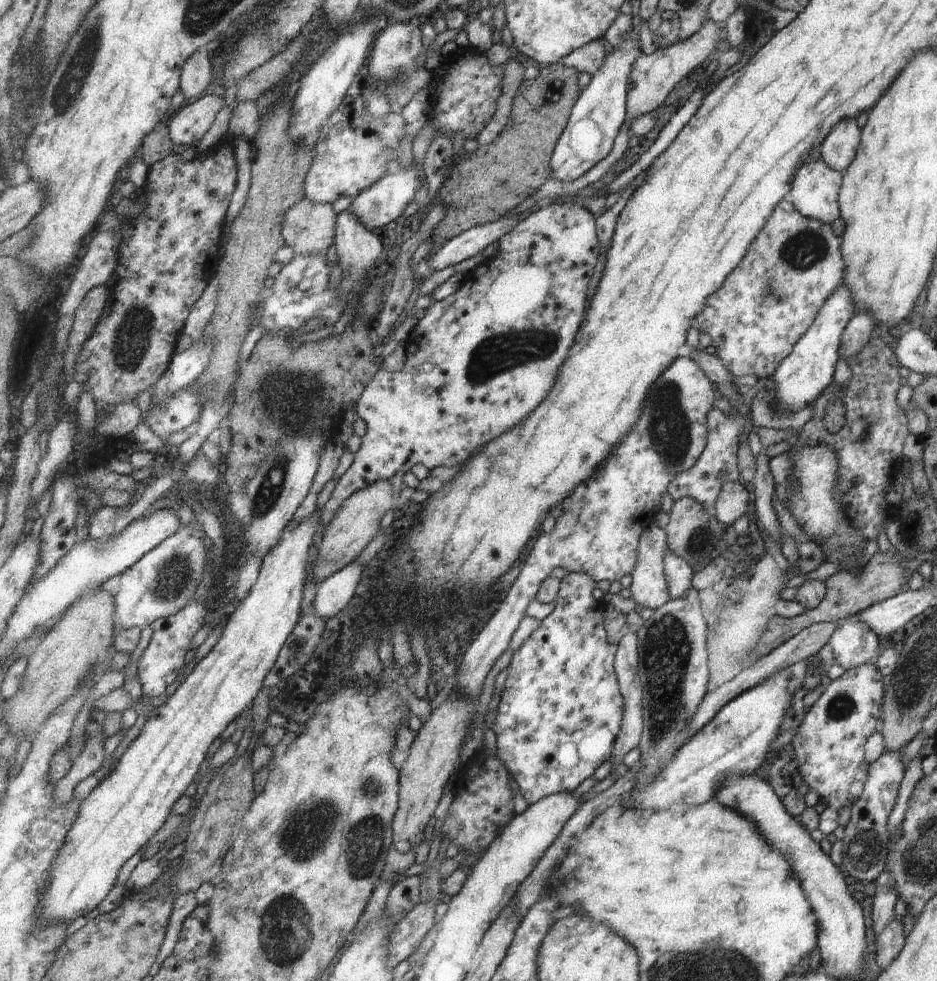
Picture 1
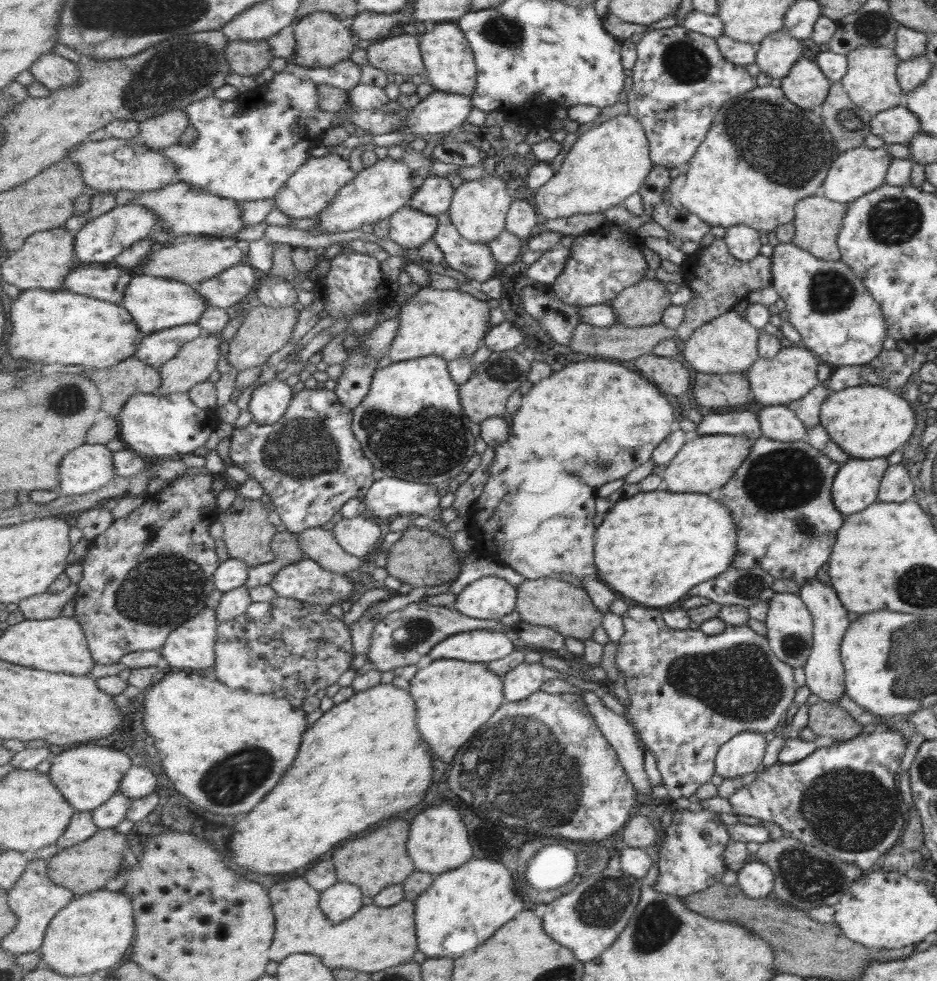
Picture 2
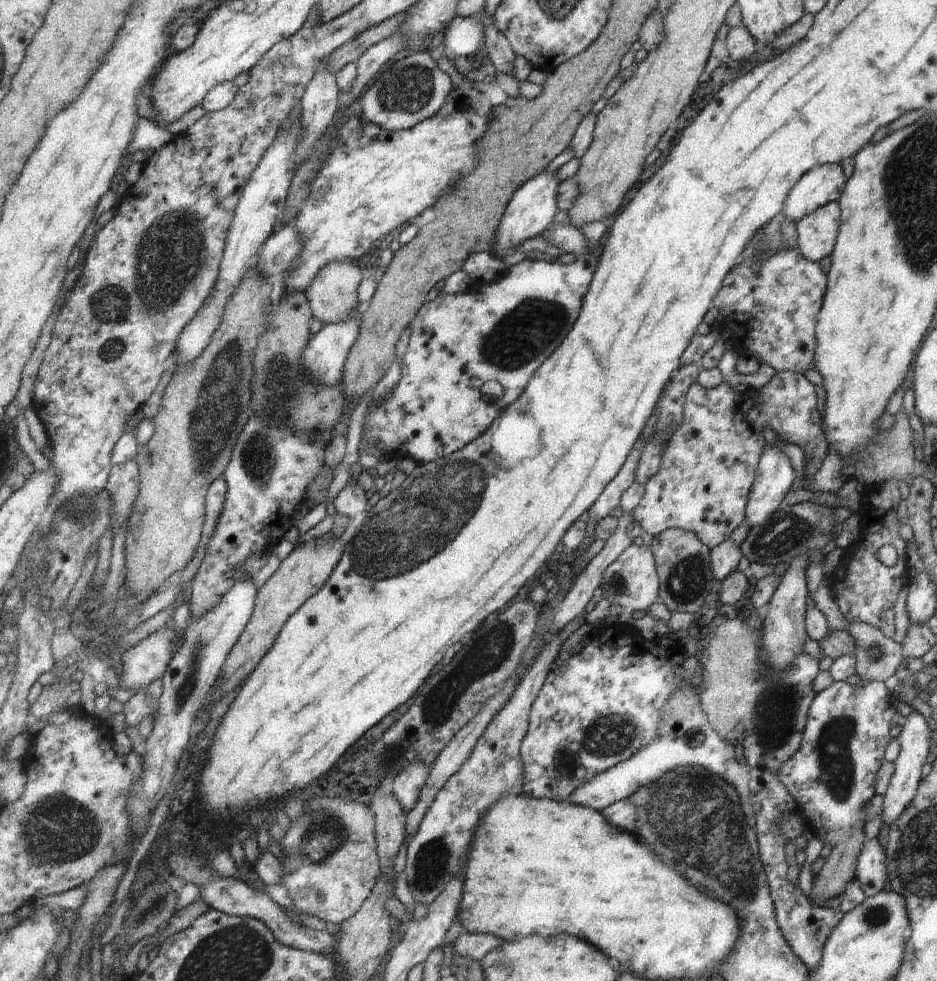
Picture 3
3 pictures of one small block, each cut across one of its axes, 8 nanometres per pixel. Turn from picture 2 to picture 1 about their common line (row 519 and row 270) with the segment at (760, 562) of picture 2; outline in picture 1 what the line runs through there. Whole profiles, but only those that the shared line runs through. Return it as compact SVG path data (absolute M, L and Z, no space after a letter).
M784 198L774 208L772 216L750 244L744 260L726 276L724 286L708 298L704 310L695 320L696 327L712 339L716 355L733 376L754 374L758 379L769 377L781 361L792 352L796 342L808 332L824 302L844 279L842 237L832 232L832 226L804 218L790 199Z

